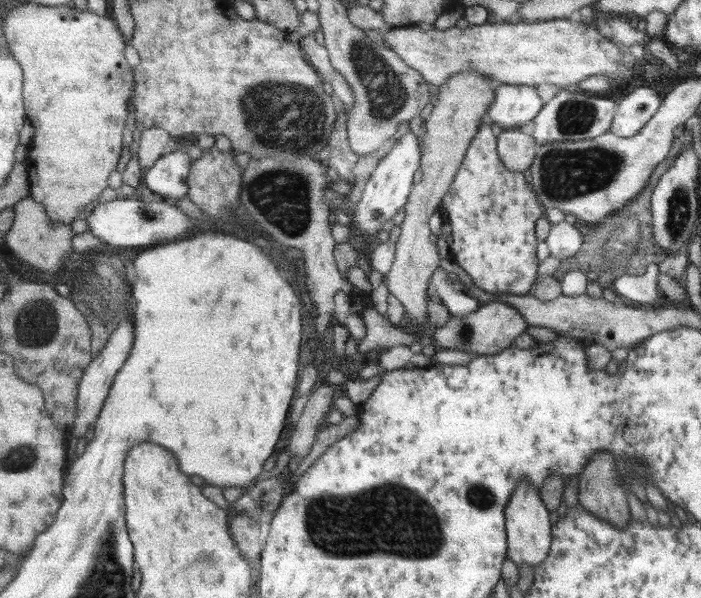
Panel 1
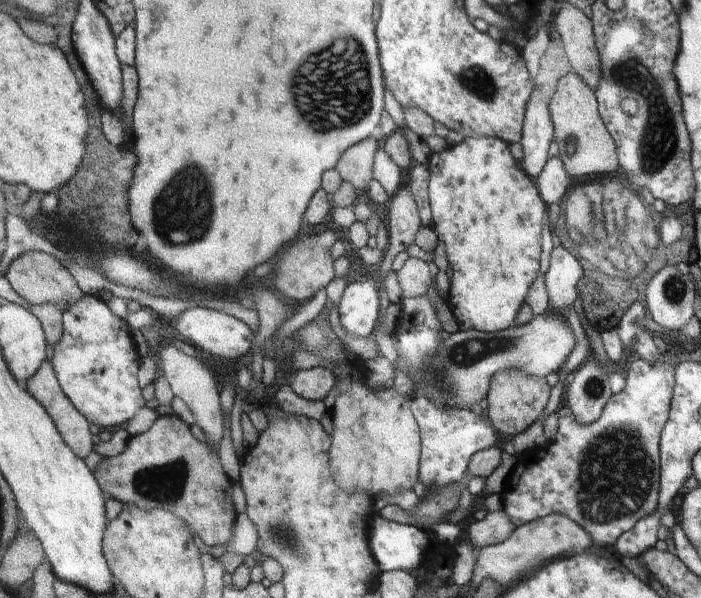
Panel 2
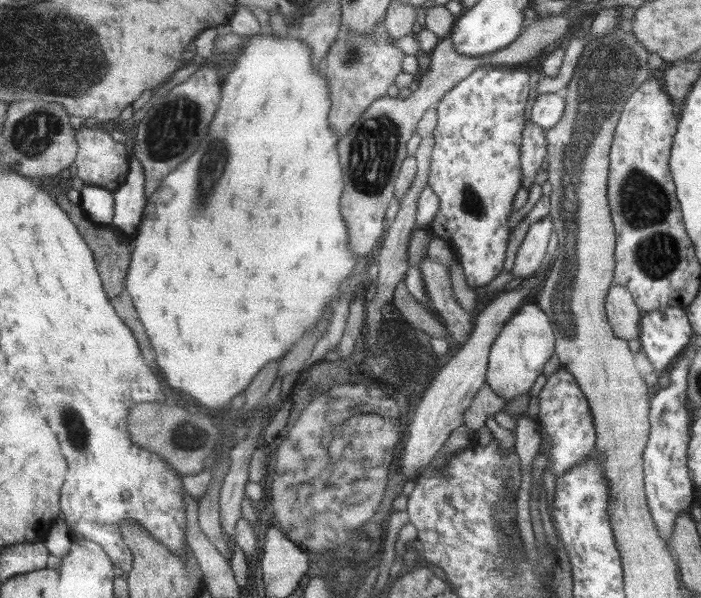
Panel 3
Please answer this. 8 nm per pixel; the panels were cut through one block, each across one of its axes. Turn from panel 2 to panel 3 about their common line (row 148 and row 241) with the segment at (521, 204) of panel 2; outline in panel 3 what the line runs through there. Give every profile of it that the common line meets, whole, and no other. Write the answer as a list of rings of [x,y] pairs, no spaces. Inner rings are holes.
[[[477,67],[469,76],[466,76],[463,80],[457,82],[453,88],[450,88],[441,97],[441,102],[436,106],[438,112],[438,125],[433,136],[436,143],[432,154],[429,185],[441,200],[441,209],[439,209],[438,215],[431,223],[428,234],[430,236],[430,232],[433,232],[435,237],[439,237],[441,241],[447,242],[450,250],[458,257],[466,283],[473,288],[486,285],[490,280],[493,280],[499,272],[503,271],[505,248],[507,248],[509,235],[511,233],[511,230],[507,227],[507,218],[509,218],[509,214],[512,213],[511,203],[519,188],[519,181],[521,181],[521,172],[519,172],[519,149],[524,127],[523,108],[525,108],[525,102],[527,102],[527,96],[529,96],[527,93],[529,92],[527,82],[529,82],[528,74],[522,71],[501,72],[501,70],[498,70],[496,67]]]

